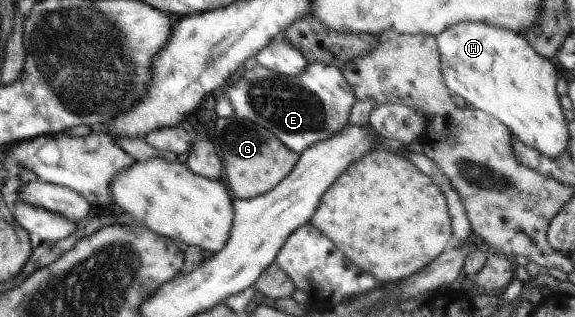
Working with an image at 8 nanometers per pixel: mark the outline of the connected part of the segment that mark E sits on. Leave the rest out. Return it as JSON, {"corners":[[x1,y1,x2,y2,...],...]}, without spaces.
{"corners":[[321,62,308,64,305,72,297,76,287,76,287,74,281,74,257,64,254,69,245,71,236,84,226,87,223,91,234,108,234,116,259,122,261,127,265,127,282,144,299,154,309,149,309,146,323,142,333,137,333,134,339,133,349,123,349,112,358,101,357,95,351,89,351,85,345,81,340,69,336,66,321,64]]}

